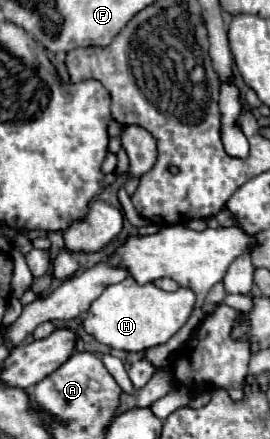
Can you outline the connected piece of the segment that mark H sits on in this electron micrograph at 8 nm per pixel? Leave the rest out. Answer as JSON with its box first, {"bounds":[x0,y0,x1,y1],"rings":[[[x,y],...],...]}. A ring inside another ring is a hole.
{"bounds":[84,277,196,351],"rings":[[[128,277],[116,285],[106,287],[104,293],[90,305],[84,329],[112,349],[144,351],[148,347],[166,343],[188,321],[194,305],[196,295],[186,287],[168,293],[154,283],[140,285],[132,277]]]}

